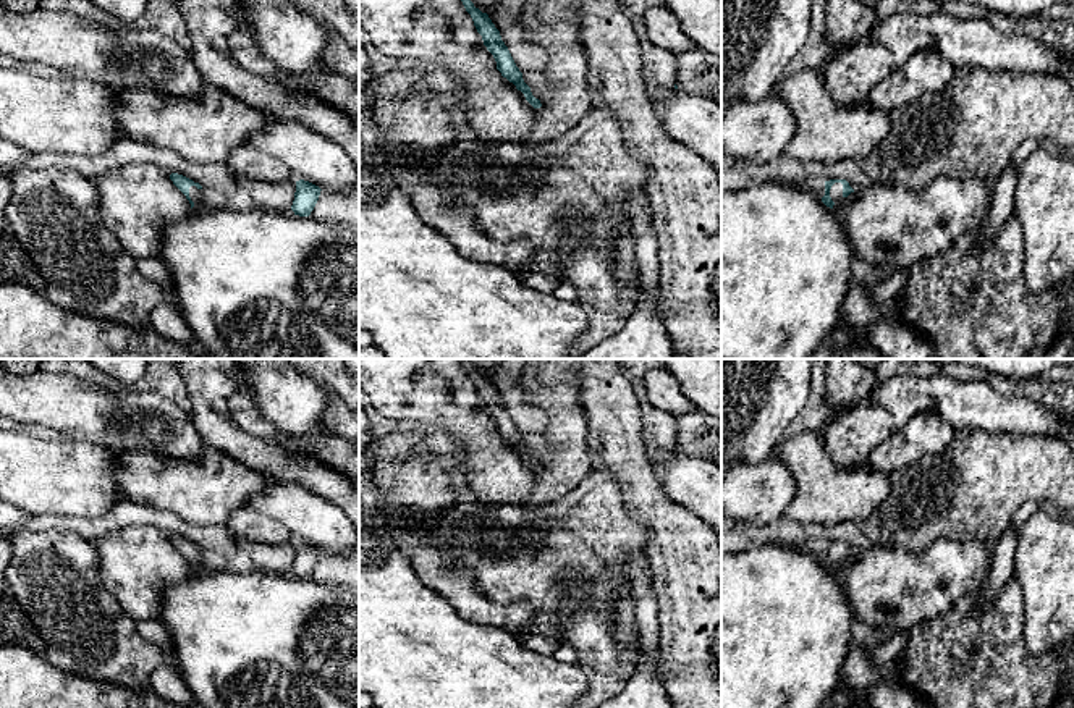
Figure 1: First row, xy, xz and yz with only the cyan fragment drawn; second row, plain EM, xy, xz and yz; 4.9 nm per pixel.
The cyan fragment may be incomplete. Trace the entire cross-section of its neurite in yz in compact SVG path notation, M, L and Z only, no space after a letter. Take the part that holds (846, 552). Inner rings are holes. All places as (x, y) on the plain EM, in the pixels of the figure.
M846 542L825 543L825 558L822 564L833 571L835 567L851 563L857 558L857 551L852 551Z

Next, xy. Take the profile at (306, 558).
M296 543L296 554L291 567L294 577L309 579L319 563L320 553L319 548L309 543Z

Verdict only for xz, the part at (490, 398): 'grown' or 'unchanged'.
unchanged

